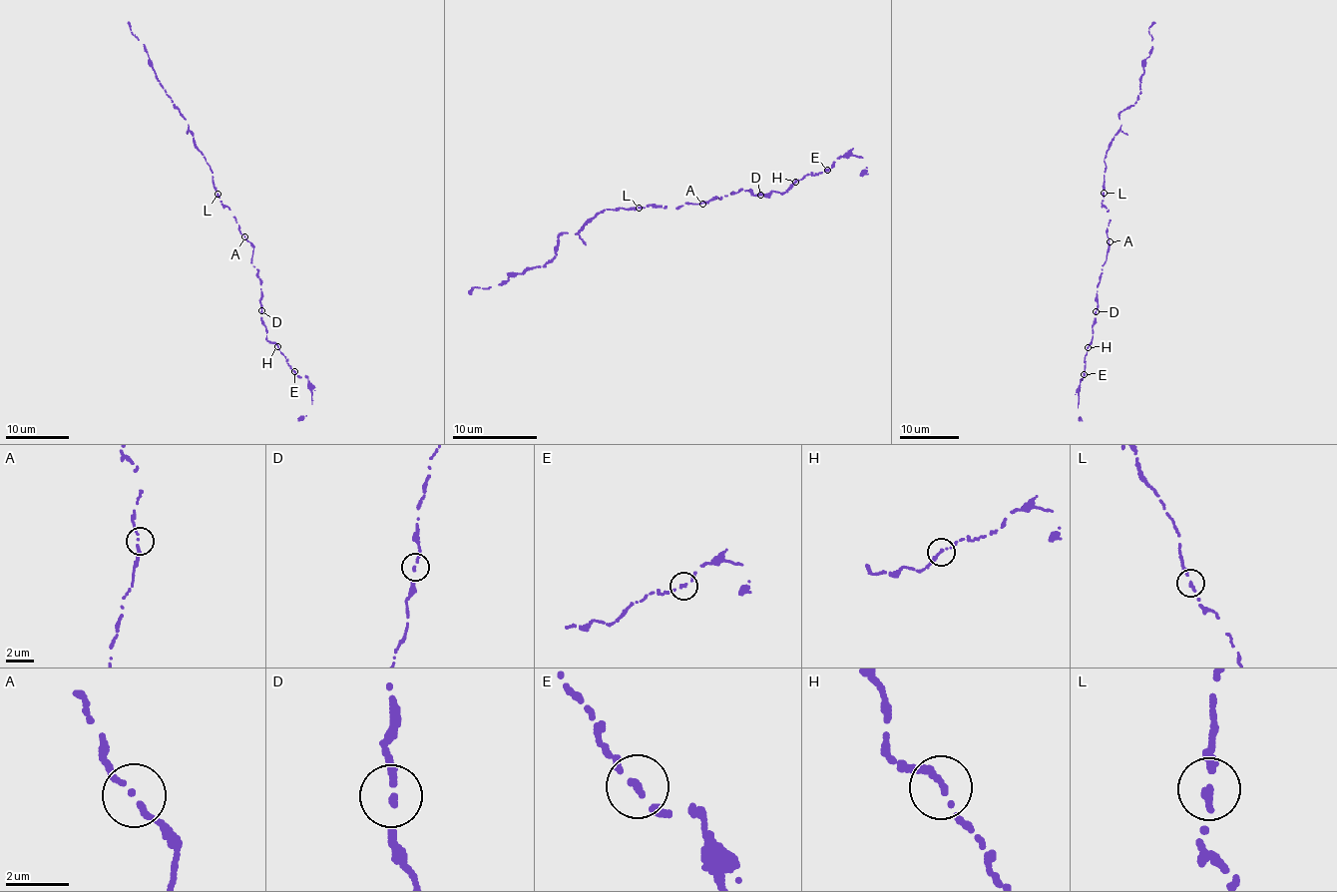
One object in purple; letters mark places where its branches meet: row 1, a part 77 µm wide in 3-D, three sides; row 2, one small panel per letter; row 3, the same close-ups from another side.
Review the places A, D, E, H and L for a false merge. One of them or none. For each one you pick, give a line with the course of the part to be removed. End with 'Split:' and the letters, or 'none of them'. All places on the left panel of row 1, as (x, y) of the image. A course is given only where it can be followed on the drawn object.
Split: none of them

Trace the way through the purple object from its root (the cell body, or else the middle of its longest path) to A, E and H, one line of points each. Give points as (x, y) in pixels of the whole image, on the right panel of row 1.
A: (1110, 220), (1107, 232), (1110, 241)
E: (1110, 220), (1107, 232), (1108, 256), (1097, 283), (1097, 307), (1092, 341), (1084, 359), (1084, 374)
H: (1110, 220), (1107, 232), (1108, 256), (1097, 283), (1097, 307), (1092, 327), (1093, 339), (1088, 347)

